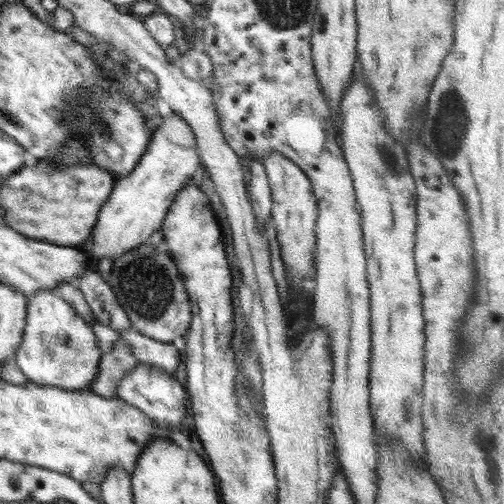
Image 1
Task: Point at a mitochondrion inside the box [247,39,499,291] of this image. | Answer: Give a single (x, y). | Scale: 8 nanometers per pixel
(452, 123)

